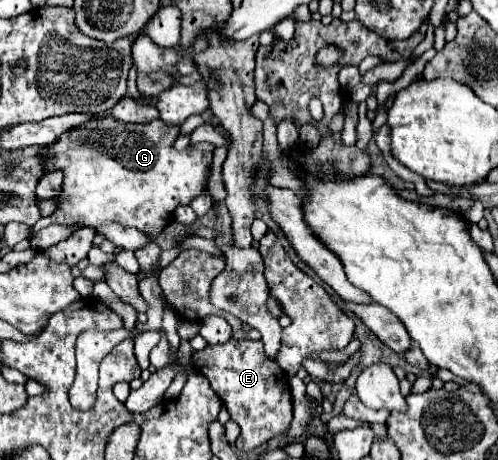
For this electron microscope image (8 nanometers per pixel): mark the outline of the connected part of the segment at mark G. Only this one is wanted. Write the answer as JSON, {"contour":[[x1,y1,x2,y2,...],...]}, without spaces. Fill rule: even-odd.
{"contour":[[94,118,86,122,84,126,62,134,58,142,48,146,48,166,50,170,62,170,64,172,64,194,68,194,68,200,64,206,56,208,56,212,46,220,48,224,84,224,84,226,106,226,112,222,134,226,150,236,160,234,160,226,168,224,174,210,178,206,190,204,196,196,206,192,208,186,208,174,210,164,214,158,214,144,200,142,194,148,186,148,182,152,176,152,172,148,174,140,178,138,178,128,166,126,166,122,154,120,150,124,126,124,118,122,114,118]]}

